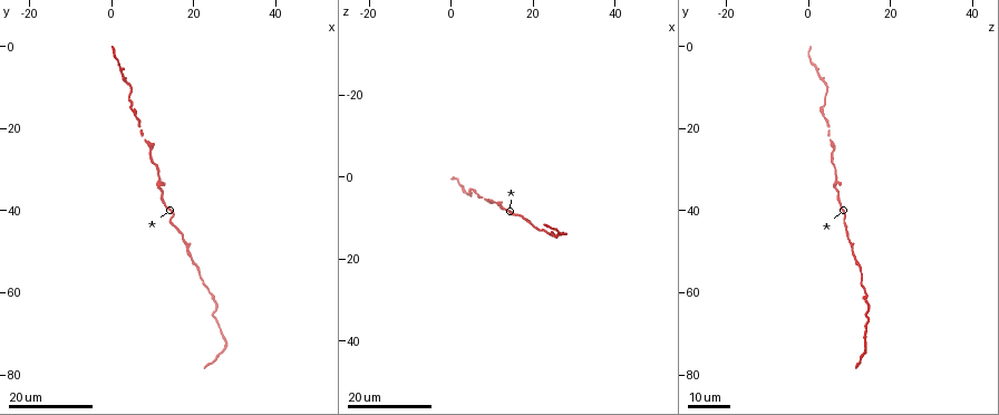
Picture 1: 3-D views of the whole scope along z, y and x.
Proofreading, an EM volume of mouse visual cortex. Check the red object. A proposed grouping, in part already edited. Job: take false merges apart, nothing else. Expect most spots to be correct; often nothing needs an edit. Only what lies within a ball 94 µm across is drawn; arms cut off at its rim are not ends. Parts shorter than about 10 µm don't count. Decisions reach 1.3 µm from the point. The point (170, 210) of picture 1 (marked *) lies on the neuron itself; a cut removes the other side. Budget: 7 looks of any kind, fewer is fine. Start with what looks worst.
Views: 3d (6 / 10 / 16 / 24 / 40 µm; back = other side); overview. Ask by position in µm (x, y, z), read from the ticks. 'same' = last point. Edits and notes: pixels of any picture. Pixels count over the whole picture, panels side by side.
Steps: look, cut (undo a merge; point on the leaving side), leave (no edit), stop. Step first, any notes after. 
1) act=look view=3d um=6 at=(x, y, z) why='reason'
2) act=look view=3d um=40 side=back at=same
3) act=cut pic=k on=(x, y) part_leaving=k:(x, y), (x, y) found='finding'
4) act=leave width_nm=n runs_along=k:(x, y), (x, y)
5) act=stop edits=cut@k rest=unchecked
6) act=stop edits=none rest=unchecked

act=look view=3d um=24 at=(9.5, 25.5, 6.0) why='thick turns thin'

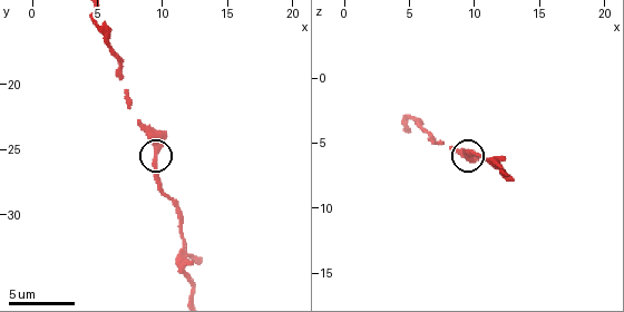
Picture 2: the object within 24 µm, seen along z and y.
act=look view=3d um=10 at=(9.6, 25.4, 6.0)

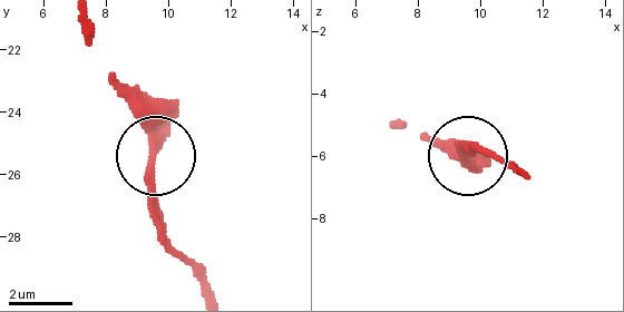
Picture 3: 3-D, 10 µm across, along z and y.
act=leave found='continuous, no second neuron'

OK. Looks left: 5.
act=look view=3d um=24 at=(12.0, 32.5, 7.0) why='three arms meet'

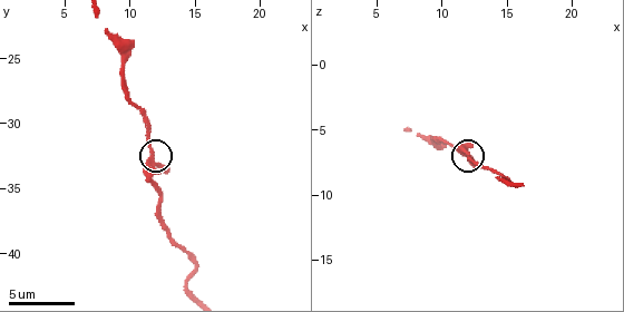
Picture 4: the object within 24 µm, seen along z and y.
act=look view=3d um=6 at=same

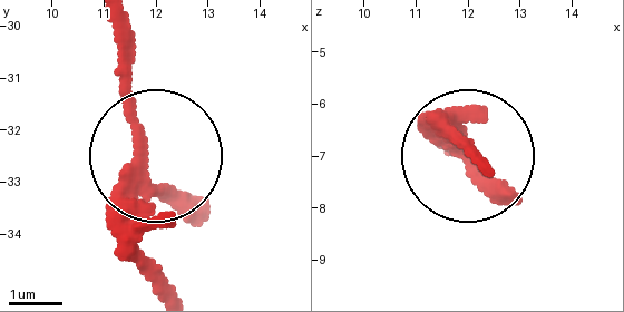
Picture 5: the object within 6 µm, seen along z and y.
act=leave arms=3 runs_along=5:(166, 290), (130, 223), (144, 143), (130, 23) found='one neuron here'

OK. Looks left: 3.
act=look view=3d um=10 at=(14.4, 42.6, 8.8) why='a narrow waist'

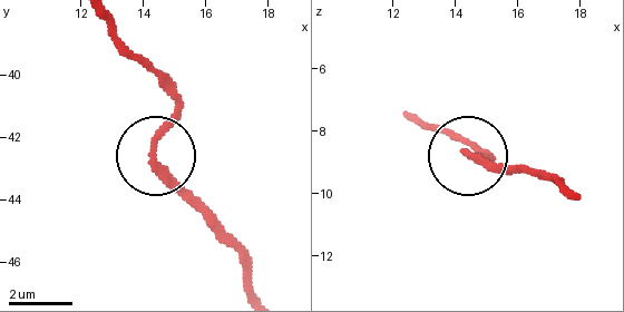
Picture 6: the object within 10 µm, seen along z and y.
act=look view=3d um=6 at=(14.4, 42.6, 8.7)

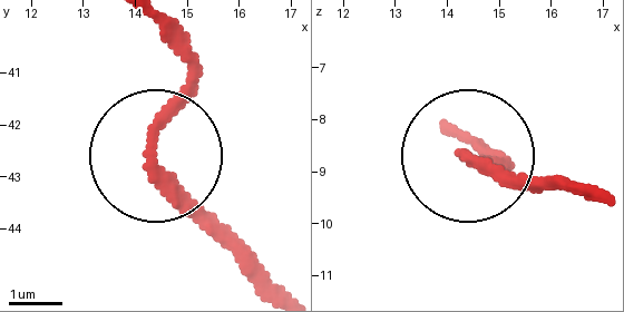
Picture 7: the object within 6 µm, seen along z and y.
act=leave found='all the same neuron'

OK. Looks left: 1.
act=stop edits=none rest=unchecked

